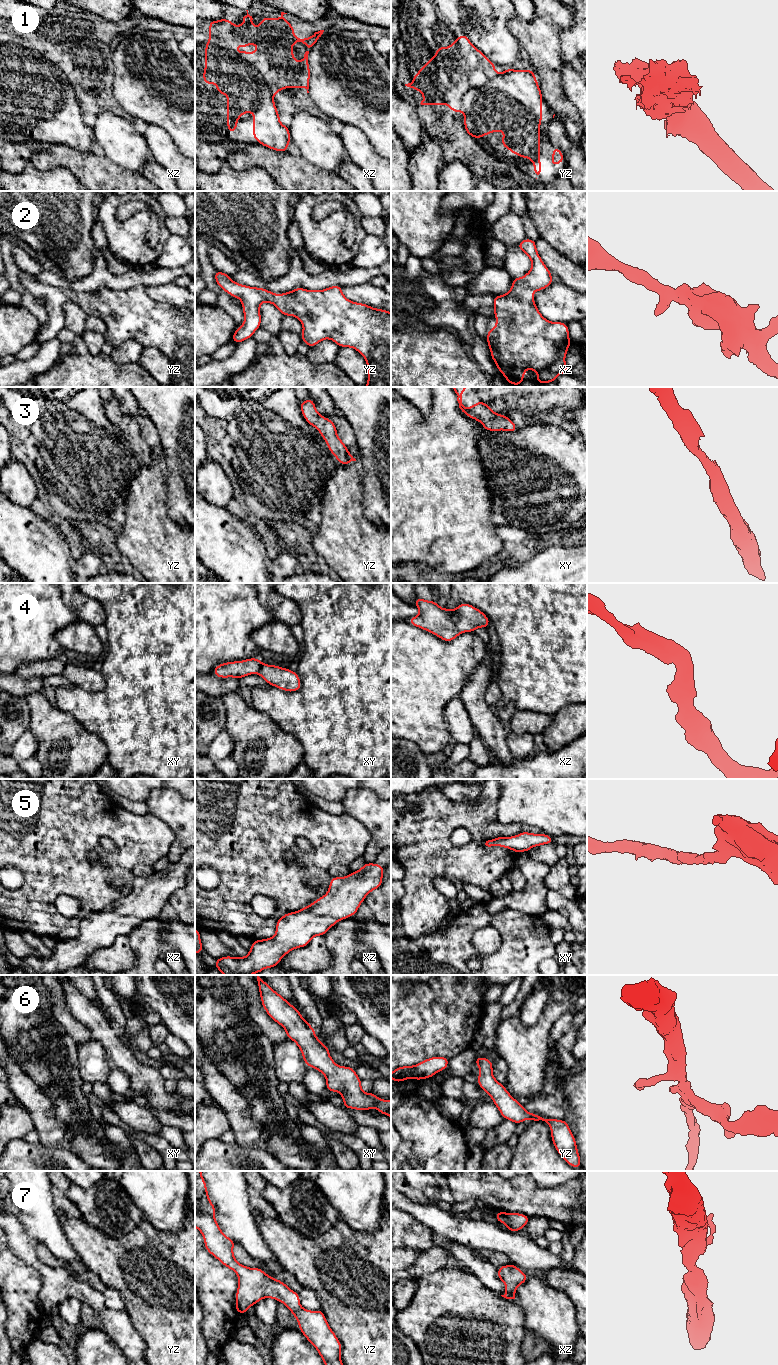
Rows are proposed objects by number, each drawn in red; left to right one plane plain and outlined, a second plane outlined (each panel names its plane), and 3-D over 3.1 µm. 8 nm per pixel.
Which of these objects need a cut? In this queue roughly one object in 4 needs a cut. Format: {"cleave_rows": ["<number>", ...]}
{"cleave_rows": []}

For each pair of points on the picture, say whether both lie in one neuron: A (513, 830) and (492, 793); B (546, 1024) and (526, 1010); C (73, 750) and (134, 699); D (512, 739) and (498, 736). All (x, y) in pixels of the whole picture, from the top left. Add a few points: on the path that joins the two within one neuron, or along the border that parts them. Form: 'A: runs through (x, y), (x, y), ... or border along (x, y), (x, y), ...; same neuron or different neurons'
A: runs through (499, 829), (492, 829), (486, 824), (486, 807); same neuron
B: border along (549, 998), (533, 1025), (520, 1022); different neurons
C: border along (75, 718), (85, 729), (101, 739), (107, 752); different neurons
D: border along (506, 733), (507, 747), (515, 759); different neurons

